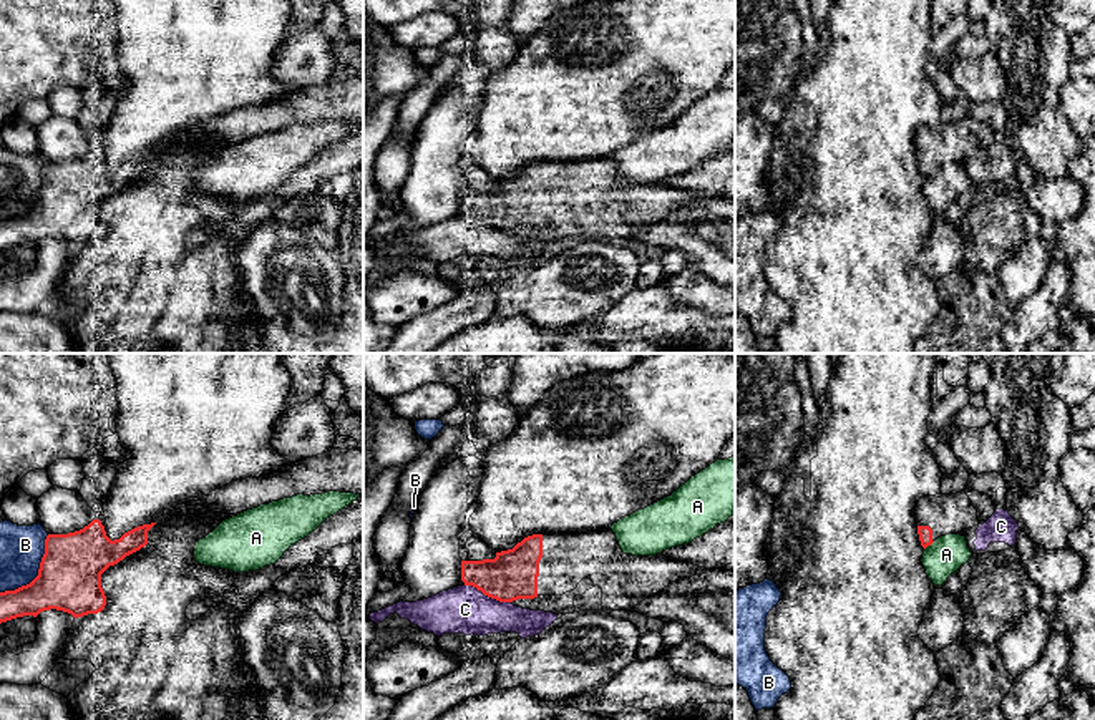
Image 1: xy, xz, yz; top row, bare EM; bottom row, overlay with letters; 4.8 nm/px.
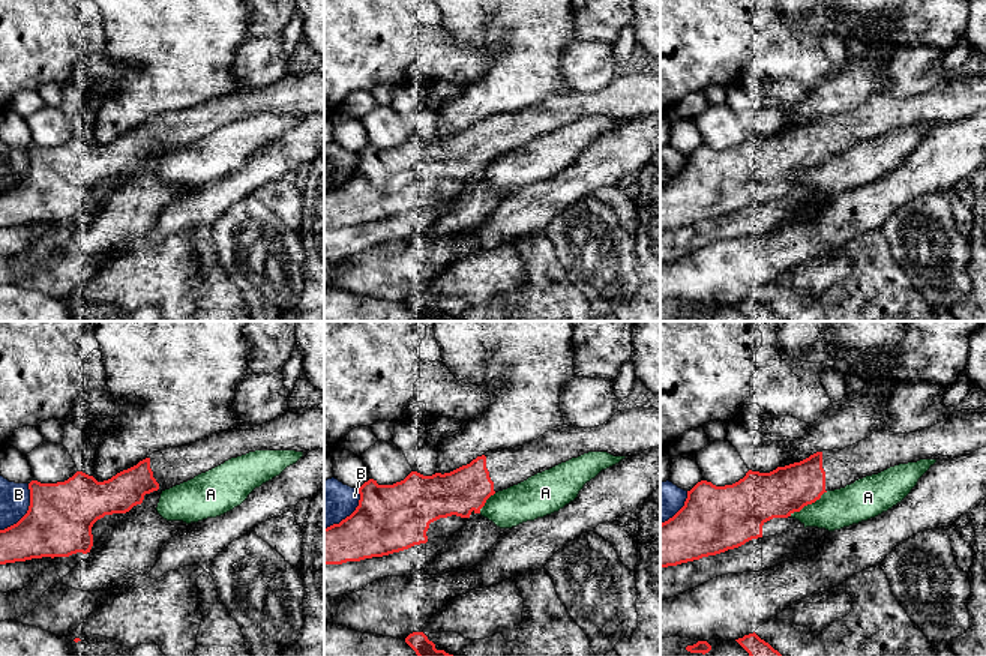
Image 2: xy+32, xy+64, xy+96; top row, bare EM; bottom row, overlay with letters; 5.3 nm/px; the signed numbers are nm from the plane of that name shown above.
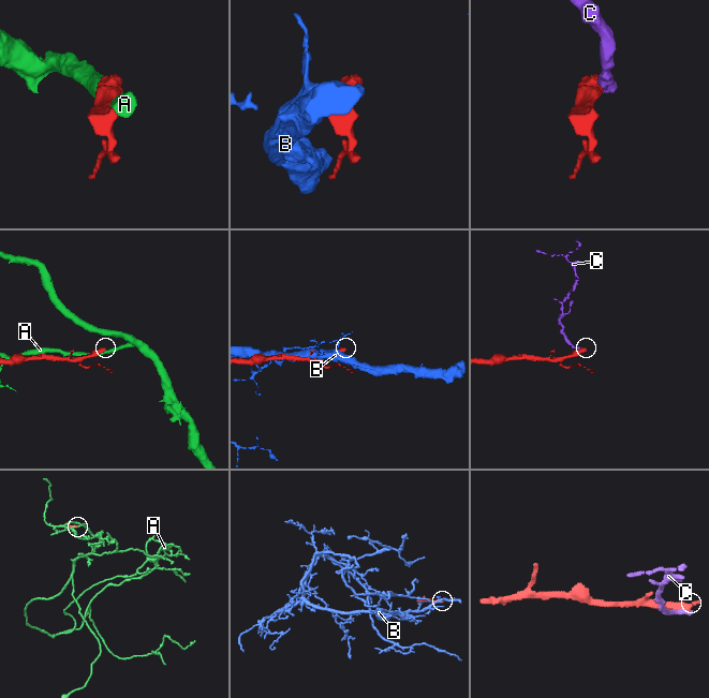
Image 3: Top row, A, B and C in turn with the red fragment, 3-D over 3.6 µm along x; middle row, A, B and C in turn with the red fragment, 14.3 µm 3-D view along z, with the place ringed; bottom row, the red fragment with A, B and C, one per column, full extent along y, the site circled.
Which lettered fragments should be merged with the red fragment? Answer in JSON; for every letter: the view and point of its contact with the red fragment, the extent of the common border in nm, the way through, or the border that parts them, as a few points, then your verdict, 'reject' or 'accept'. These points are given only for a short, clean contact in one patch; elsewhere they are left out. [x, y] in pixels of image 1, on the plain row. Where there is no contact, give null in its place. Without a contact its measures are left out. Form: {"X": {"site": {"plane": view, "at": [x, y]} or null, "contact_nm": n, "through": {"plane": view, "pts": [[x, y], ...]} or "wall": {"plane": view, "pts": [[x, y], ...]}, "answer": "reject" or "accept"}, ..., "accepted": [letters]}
{"A": {"site": {"plane": "yz", "at": [929, 173]}, "contact_nm": 70, "answer": "reject"}, "B": {"site": {"plane": "xy", "at": [38, 201]}, "contact_nm": 380, "answer": "reject"}, "C": {"site": {"plane": "xz", "at": [488, 224]}, "contact_nm": 240, "answer": "reject"}, "accepted": []}

